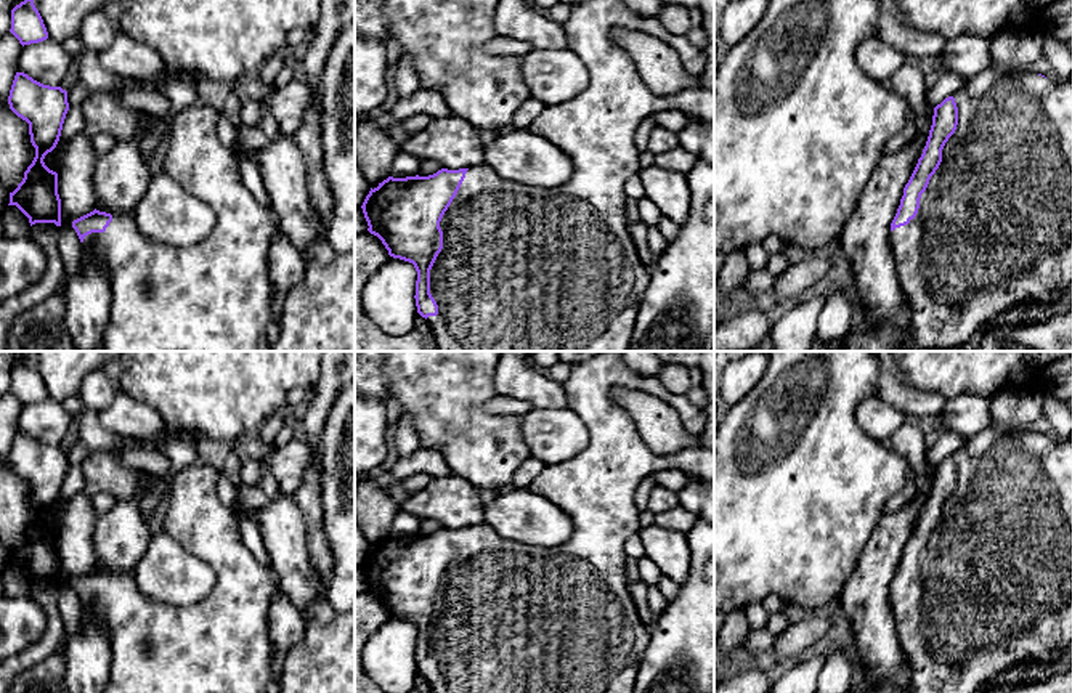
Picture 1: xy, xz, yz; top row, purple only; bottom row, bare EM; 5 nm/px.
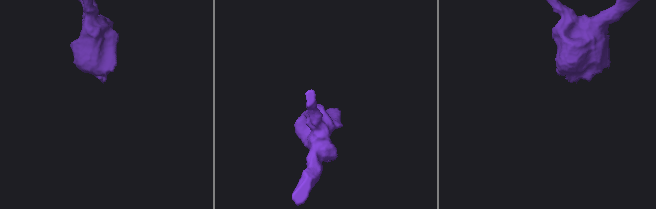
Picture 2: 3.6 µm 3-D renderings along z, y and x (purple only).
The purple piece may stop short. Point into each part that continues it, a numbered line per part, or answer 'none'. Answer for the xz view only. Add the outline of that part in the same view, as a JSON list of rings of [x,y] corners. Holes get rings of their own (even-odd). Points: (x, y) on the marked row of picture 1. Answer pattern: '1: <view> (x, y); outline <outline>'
1: xz (523, 268); outline [[[587,0],[581,5],[575,5],[571,6],[570,19],[565,22],[563,29],[566,32],[566,48],[571,50],[586,66],[589,72],[589,83],[579,95],[576,95],[570,101],[555,106],[546,106],[541,116],[530,124],[528,130],[560,146],[575,167],[573,175],[560,186],[539,188],[501,178],[497,172],[488,164],[480,167],[470,167],[467,170],[456,197],[453,199],[451,205],[448,207],[440,221],[440,228],[443,231],[443,249],[430,270],[430,294],[438,305],[438,314],[428,316],[427,322],[430,324],[435,335],[438,351],[627,351],[631,335],[637,321],[639,303],[644,298],[644,294],[650,282],[650,271],[640,261],[632,237],[629,234],[631,221],[624,209],[627,199],[624,192],[624,183],[632,175],[637,175],[640,172],[640,151],[634,143],[634,135],[644,119],[652,114],[671,109],[679,109],[687,117],[714,124],[714,90],[705,88],[698,83],[698,79],[706,67],[706,56],[703,48],[695,47],[687,38],[687,35],[669,32],[656,18],[642,18],[632,13],[623,3],[623,0]],[[615,29],[637,30],[664,42],[677,51],[687,74],[692,75],[696,83],[674,95],[655,95],[642,80],[637,71],[635,58],[613,40]]]

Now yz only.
1: yz (994, 228); outline [[[987,66],[953,95],[958,107],[958,125],[942,149],[942,162],[921,194],[920,209],[908,225],[891,231],[891,250],[900,287],[910,308],[907,332],[887,321],[873,322],[863,332],[849,335],[841,351],[952,351],[961,348],[987,324],[1025,302],[1048,303],[1072,287],[1072,83],[1050,80],[1030,71],[1006,71]]]

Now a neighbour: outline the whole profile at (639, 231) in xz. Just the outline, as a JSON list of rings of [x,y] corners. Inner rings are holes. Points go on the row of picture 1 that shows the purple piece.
[[[644,221],[631,223],[629,234],[632,237],[640,261],[647,268],[650,268],[655,263],[656,257],[648,247],[648,226]]]

